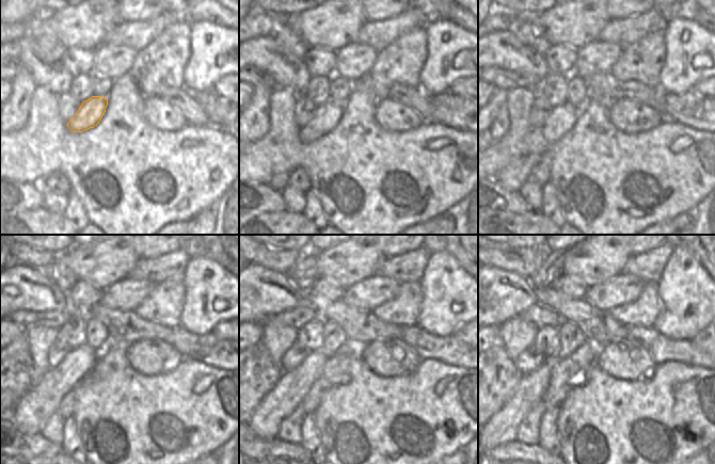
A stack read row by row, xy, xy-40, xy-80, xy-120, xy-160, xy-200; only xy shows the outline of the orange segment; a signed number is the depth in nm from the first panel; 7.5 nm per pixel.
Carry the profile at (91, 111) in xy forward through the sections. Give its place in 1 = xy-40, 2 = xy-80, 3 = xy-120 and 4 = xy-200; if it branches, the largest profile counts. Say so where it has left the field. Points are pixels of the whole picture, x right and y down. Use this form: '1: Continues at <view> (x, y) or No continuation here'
1: Continues at xy-40 (327, 116)
2: Continues at xy-80 (562, 117)
3: Continues at xy-120 (33, 409)
4: Continues at xy-200 (502, 428).

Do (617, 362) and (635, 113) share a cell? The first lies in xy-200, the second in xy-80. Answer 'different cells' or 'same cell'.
same cell

